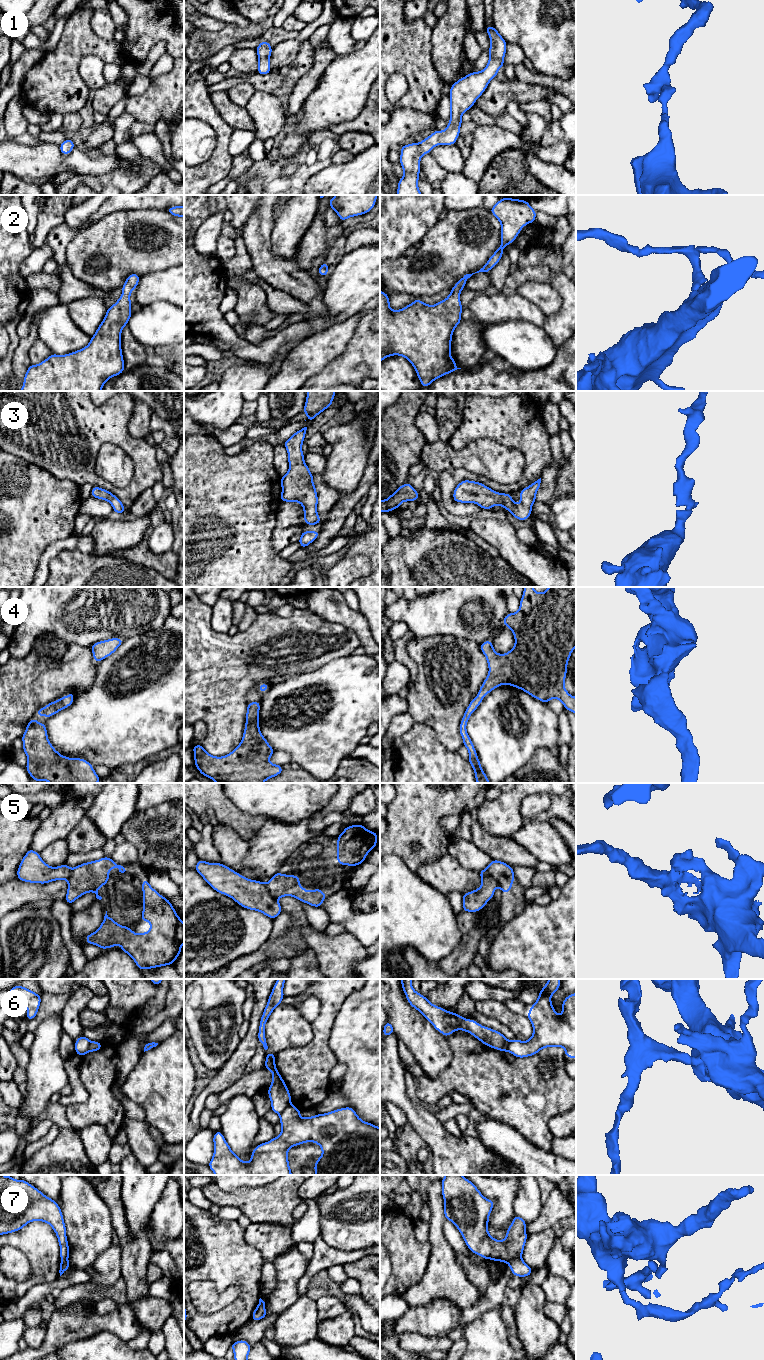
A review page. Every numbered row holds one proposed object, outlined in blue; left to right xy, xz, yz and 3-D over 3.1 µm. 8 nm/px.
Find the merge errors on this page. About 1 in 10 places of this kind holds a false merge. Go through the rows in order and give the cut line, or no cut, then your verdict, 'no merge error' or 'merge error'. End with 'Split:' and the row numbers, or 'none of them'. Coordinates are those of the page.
1: cut none; no merge error
2: cut none; no merge error
3: cut none; no merge error
4: cut none; no merge error
5: cut none; no merge error
6: cut xz (290, 1104), (279, 1114); merge error
7: cut yz (520, 1256), (508, 1263); merge error
Split: 6, 7

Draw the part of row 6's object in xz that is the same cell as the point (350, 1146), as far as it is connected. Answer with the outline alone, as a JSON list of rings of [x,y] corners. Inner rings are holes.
[[[293,1105],[286,1107],[280,1114],[282,1131],[279,1136],[268,1142],[258,1144],[251,1152],[251,1160],[241,1160],[230,1148],[221,1131],[213,1136],[214,1154],[208,1167],[215,1175],[292,1175],[289,1167],[288,1150],[294,1146],[314,1142],[322,1149],[322,1155],[316,1159],[314,1165],[315,1175],[380,1175],[380,1127],[363,1121],[351,1107],[336,1109],[329,1113],[317,1114],[312,1117],[302,1118],[301,1110]]]

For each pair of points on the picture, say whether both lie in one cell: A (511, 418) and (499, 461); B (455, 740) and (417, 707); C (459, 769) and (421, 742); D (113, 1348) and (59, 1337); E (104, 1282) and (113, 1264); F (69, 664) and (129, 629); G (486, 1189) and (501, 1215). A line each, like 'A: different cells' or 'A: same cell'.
A: different cells
B: same cell
C: same cell
D: different cells
E: same cell
F: different cells
G: same cell

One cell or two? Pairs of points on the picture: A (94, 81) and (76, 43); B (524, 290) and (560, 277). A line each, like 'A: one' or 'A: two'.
A: two
B: two

